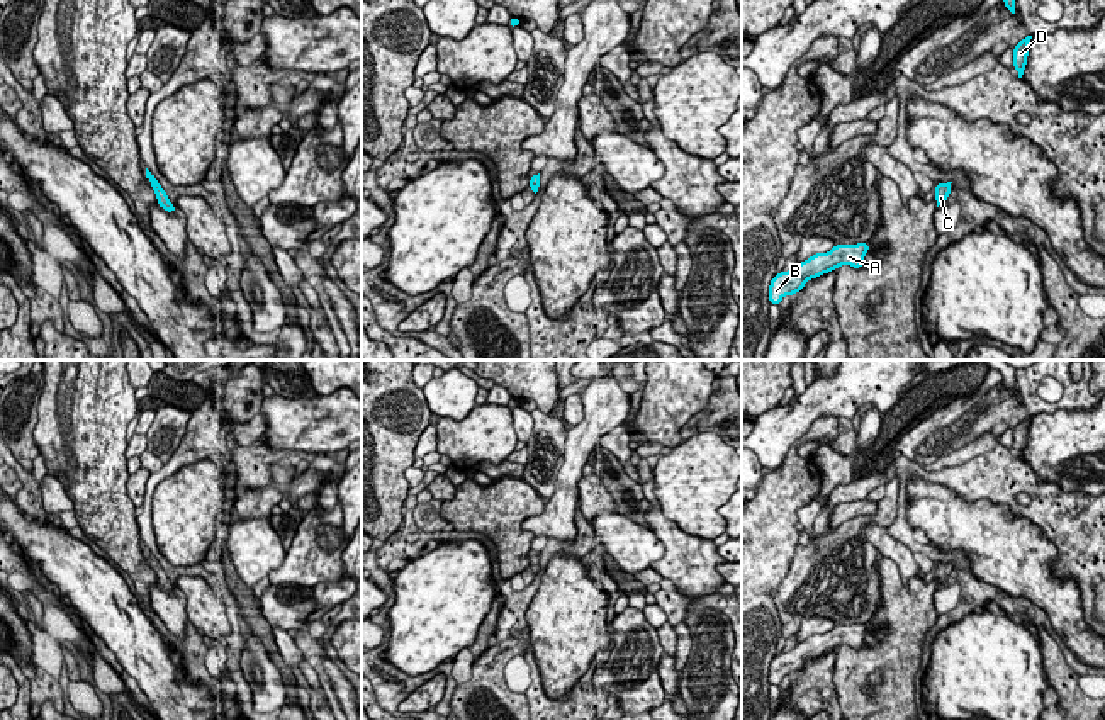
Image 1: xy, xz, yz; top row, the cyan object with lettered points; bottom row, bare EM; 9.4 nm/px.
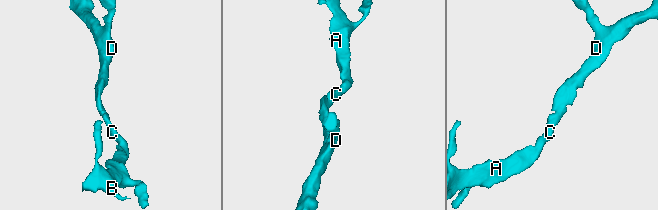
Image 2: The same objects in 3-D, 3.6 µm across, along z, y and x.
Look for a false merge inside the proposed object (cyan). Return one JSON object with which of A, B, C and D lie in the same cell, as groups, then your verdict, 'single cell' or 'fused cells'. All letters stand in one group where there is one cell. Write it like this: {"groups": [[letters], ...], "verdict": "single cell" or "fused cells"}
{"groups": [["A", "B", "C", "D"]], "verdict": "single cell"}

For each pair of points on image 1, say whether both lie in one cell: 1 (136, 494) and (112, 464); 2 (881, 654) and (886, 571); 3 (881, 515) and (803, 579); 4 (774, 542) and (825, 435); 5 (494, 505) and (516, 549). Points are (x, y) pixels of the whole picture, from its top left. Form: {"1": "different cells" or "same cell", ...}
{"1": "different cells", "2": "same cell", "3": "same cell", "4": "same cell", "5": "same cell"}

